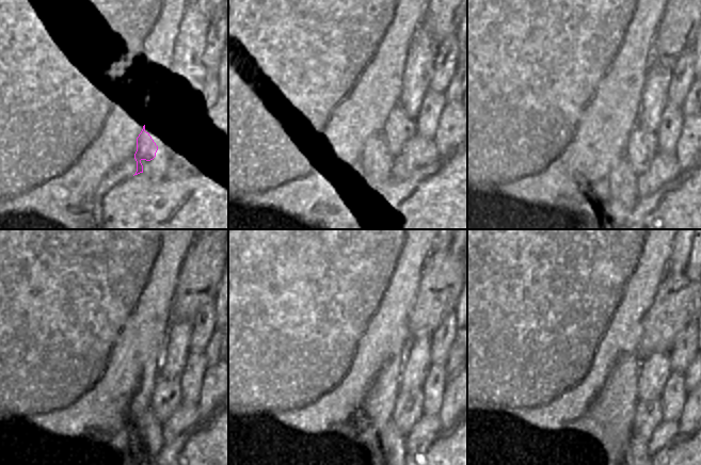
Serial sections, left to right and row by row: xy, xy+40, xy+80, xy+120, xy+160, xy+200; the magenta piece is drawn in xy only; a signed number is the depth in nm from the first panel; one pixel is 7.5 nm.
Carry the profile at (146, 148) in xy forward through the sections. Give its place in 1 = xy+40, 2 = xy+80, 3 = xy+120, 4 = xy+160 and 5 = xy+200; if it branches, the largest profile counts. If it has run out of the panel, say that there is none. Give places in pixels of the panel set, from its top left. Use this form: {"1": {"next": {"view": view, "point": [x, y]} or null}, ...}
{"1": {"next": {"view": "xy+40", "point": [381, 159]}}, "2": {"next": {"view": "xy+80", "point": [622, 180]}}, "3": {"next": {"view": "xy+120", "point": [148, 429]}}, "4": {"next": {"view": "xy+160", "point": [392, 442]}}, "5": {"next": {"view": "xy+200", "point": [637, 446]}}}

